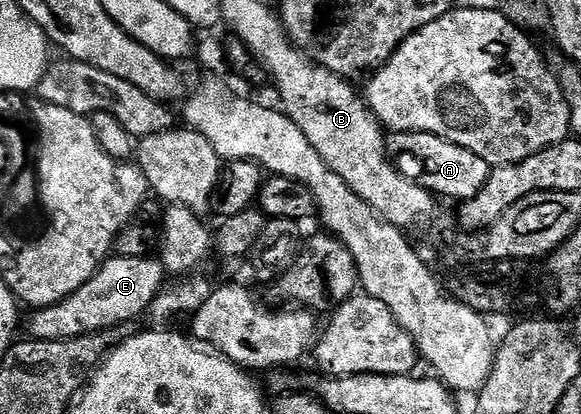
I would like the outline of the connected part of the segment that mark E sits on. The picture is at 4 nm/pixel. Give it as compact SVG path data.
M110 255L88 282L75 294L63 298L50 308L38 308L29 320L28 335L35 340L65 340L107 331L121 323L144 317L155 299L166 287L167 273L160 259L144 256L127 258Z

